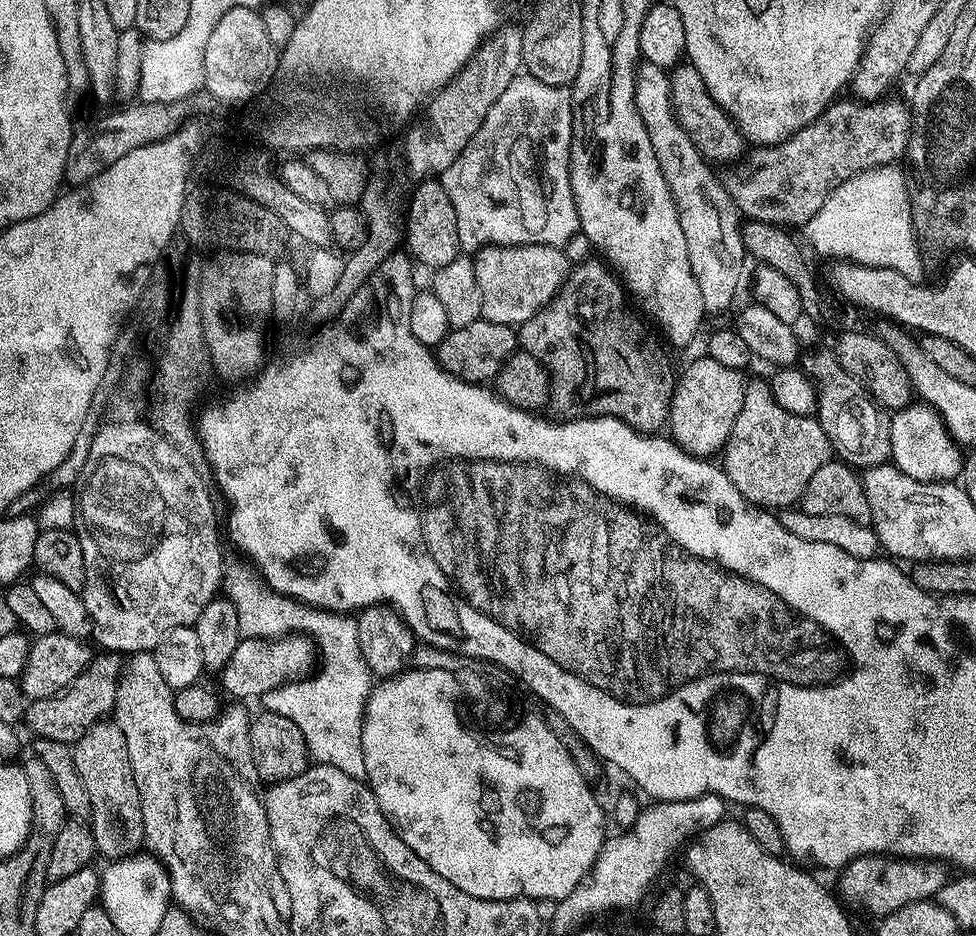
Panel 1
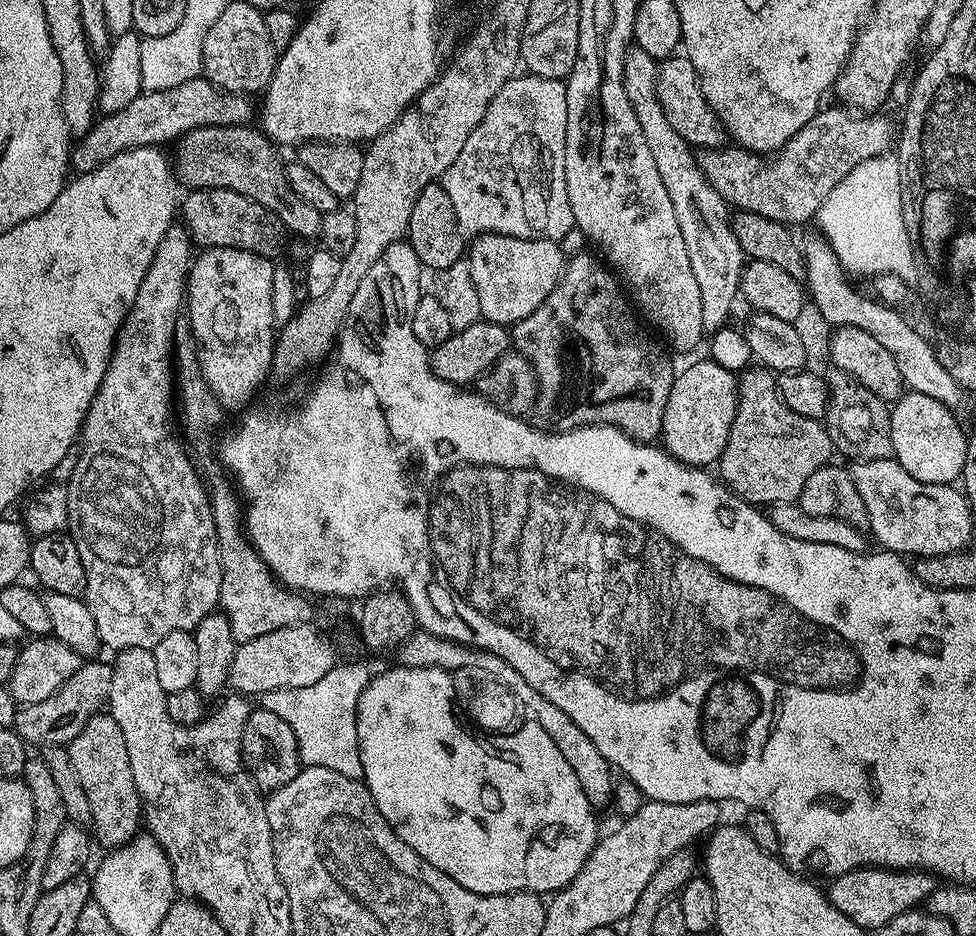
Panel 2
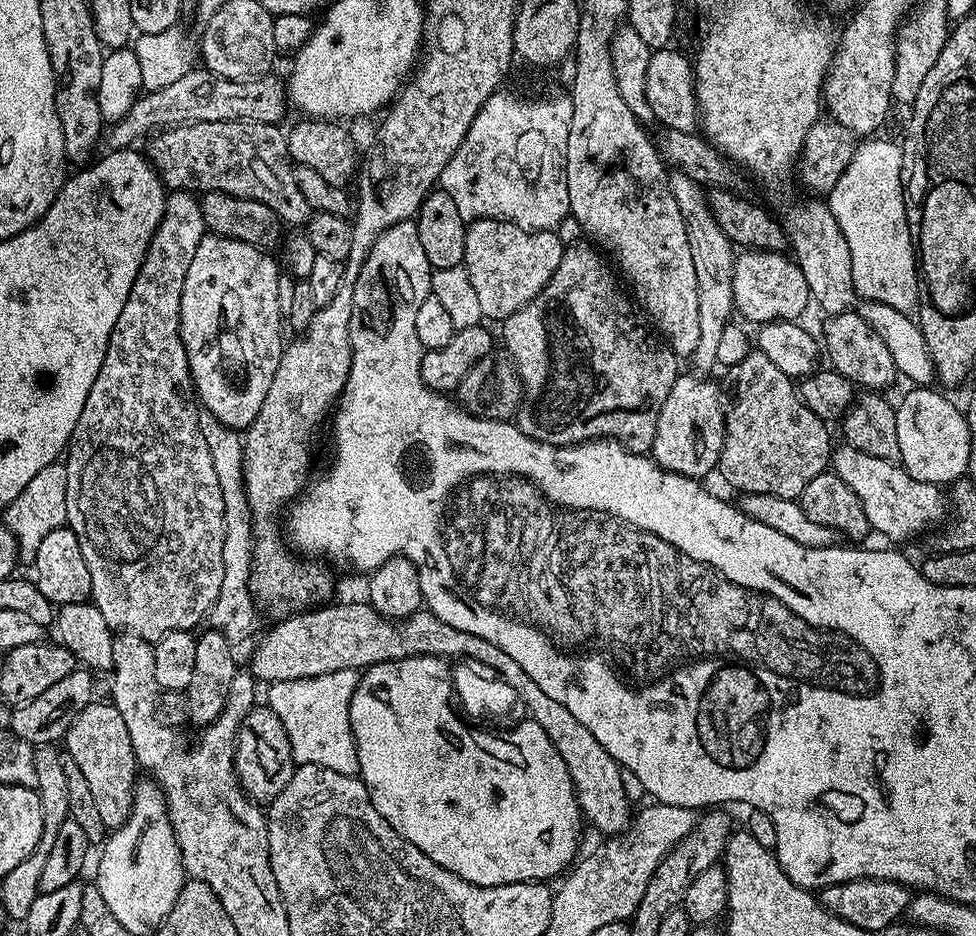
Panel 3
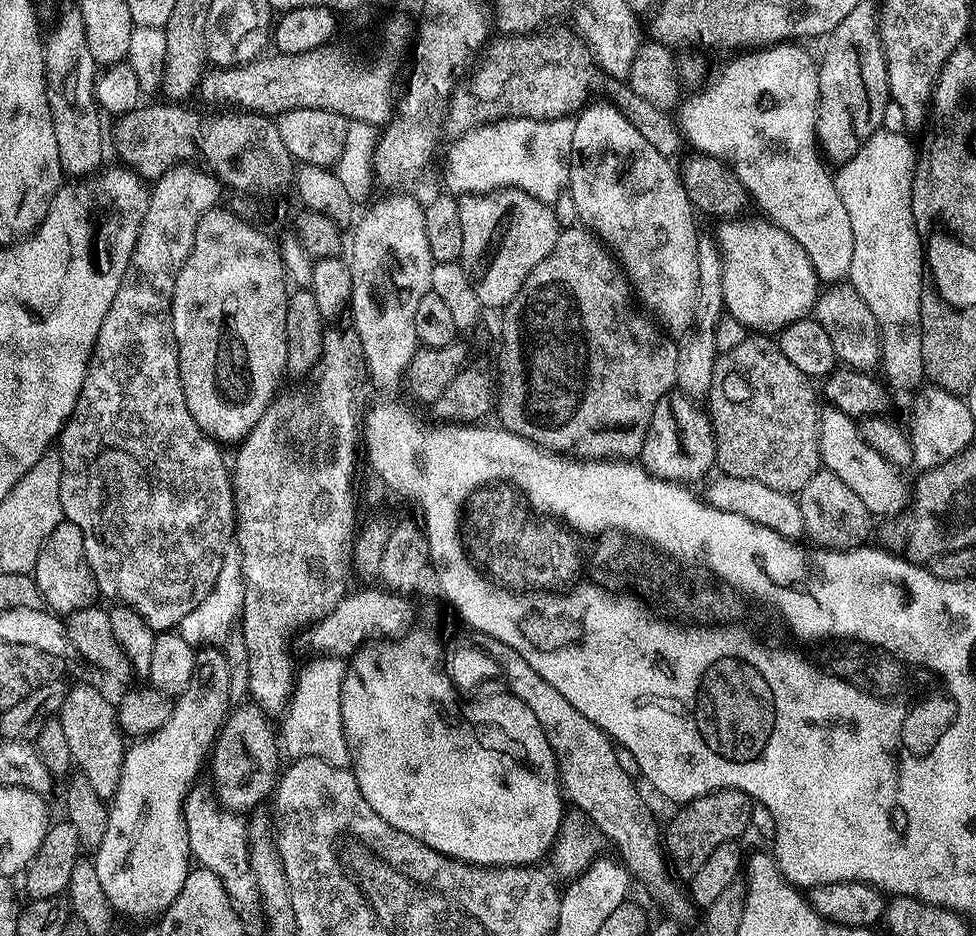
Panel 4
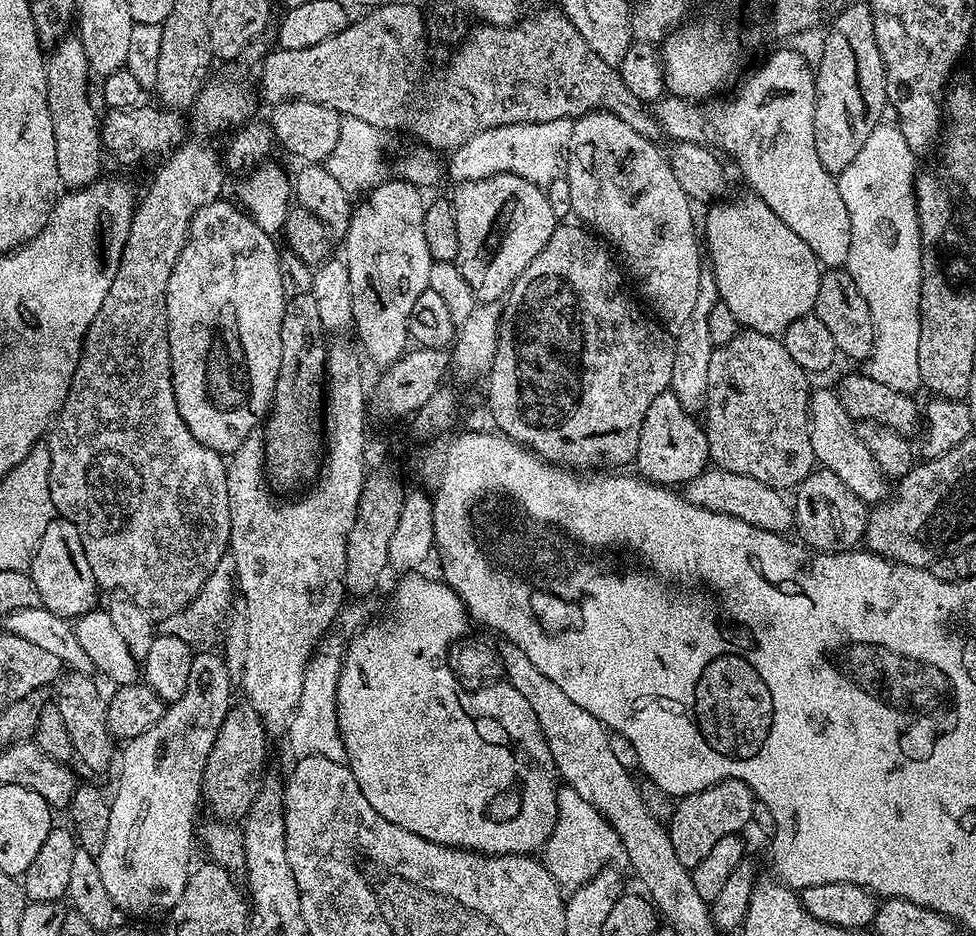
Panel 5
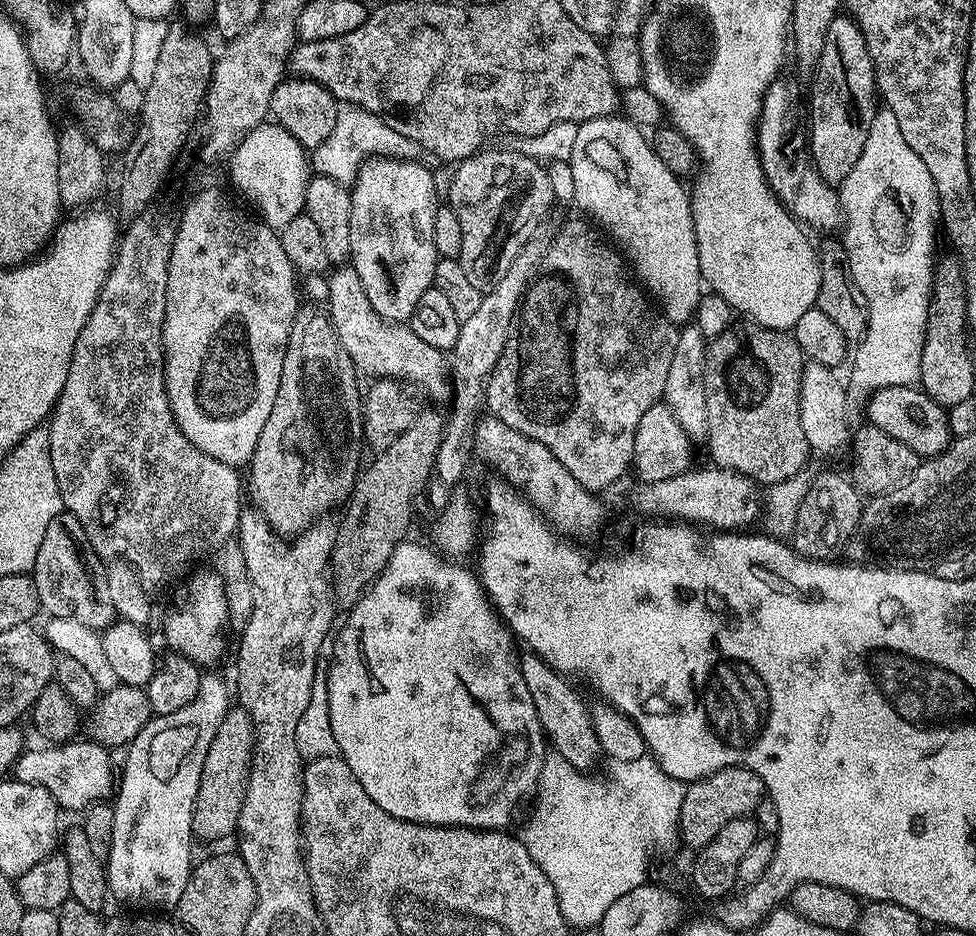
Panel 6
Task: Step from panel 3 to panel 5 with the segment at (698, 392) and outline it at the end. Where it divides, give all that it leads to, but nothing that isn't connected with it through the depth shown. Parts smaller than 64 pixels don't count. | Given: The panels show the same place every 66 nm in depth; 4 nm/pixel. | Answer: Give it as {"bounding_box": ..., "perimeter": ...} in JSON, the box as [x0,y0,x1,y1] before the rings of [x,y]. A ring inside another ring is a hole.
{"bounding_box":[634,391,710,486],"perimeter":[[[672,391],[658,394],[658,398],[650,402],[650,410],[646,410],[646,418],[642,422],[642,434],[638,438],[638,450],[634,461],[635,471],[649,484],[657,486],[687,486],[694,478],[698,478],[698,474],[702,474],[709,467],[710,457],[705,425],[701,421],[699,424],[696,420],[699,419],[684,408],[682,402],[678,402]]]}

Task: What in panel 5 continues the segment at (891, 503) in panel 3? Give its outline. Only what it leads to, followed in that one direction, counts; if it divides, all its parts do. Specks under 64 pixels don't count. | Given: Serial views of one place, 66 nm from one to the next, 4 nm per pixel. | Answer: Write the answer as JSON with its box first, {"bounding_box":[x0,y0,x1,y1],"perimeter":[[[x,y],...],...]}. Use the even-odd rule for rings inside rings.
{"bounding_box":[810,387,890,506],"perimeter":[[[831,387],[820,388],[811,393],[810,396],[810,419],[812,429],[810,430],[810,440],[814,446],[814,454],[819,467],[830,470],[858,494],[865,504],[875,506],[881,500],[887,500],[890,495],[889,477],[884,475],[884,471],[874,462],[874,454],[866,450],[866,442],[858,438],[856,424],[852,416],[846,414],[846,406],[836,397],[835,391]]]}

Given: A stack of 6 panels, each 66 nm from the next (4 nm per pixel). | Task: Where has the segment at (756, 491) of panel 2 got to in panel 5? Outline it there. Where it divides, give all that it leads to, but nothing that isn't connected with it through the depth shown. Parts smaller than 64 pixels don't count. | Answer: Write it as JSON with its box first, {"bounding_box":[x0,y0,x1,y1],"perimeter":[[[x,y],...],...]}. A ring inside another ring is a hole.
{"bounding_box":[706,330,817,490],"perimeter":[[[742,330],[730,342],[713,347],[708,375],[706,431],[711,463],[724,472],[746,474],[766,482],[766,486],[792,490],[817,467],[810,440],[809,373],[786,351],[783,339],[761,332]]]}

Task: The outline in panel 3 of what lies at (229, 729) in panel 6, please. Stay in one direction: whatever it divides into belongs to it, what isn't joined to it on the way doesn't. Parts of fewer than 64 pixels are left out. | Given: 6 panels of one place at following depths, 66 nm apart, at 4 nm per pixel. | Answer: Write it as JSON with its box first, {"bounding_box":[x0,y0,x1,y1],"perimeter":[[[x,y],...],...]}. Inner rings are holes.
{"bounding_box":[234,706,294,802],"perimeter":[[[254,706],[246,714],[236,735],[234,766],[240,789],[252,800],[270,802],[286,790],[286,782],[290,782],[294,771],[290,738],[286,738],[286,726],[282,726],[282,718],[272,708]]]}

